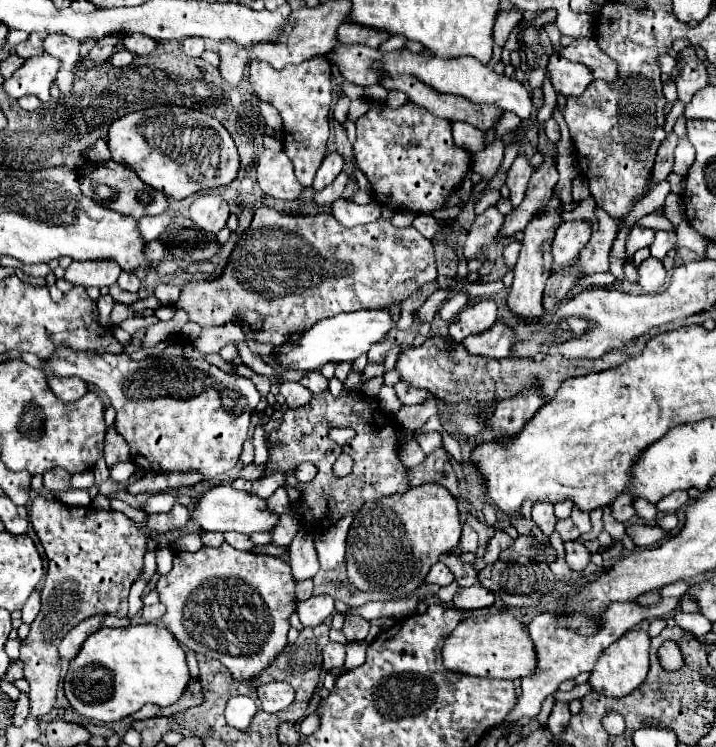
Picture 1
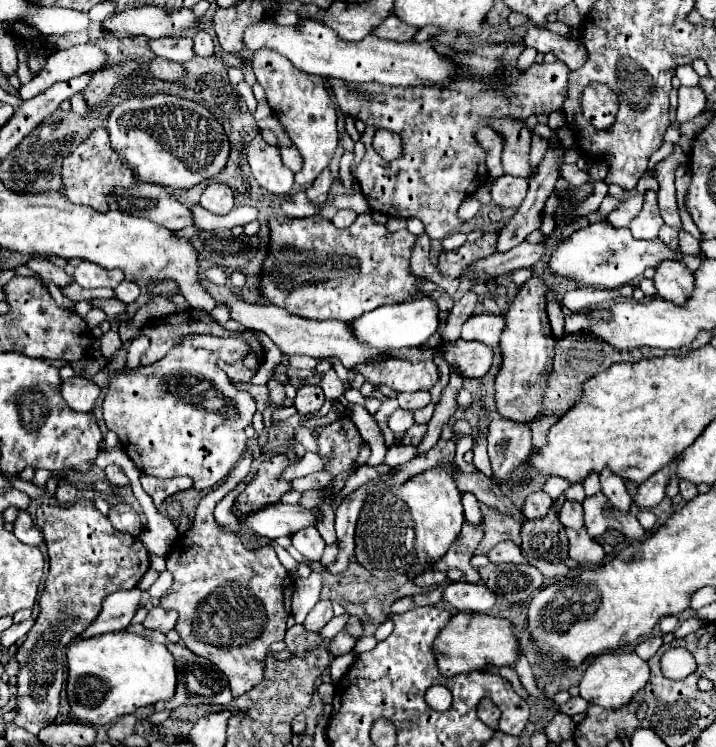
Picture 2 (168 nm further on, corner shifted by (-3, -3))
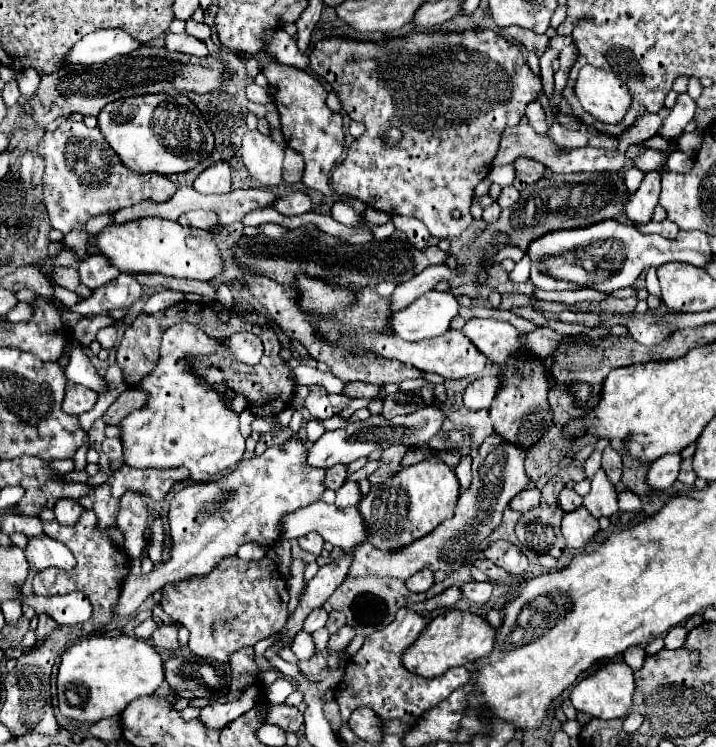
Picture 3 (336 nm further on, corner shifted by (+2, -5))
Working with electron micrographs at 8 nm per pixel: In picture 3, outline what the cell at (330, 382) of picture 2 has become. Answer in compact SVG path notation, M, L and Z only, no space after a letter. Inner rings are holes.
M353 382L353 384L347 386L347 390L345 390L343 394L345 394L345 396L353 396L353 398L373 398L373 396L379 394L381 388L383 388L383 386L371 386L369 382L363 382L363 384Z

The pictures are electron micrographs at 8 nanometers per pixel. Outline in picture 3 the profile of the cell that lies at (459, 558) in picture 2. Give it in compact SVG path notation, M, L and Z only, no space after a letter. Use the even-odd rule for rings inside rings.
M499 434L485 438L479 448L479 454L473 458L473 478L471 486L459 494L455 516L441 522L431 534L411 542L411 546L403 546L403 550L377 550L371 544L363 544L353 552L353 564L349 568L349 576L381 576L381 578L399 578L407 580L421 568L429 568L431 572L445 570L453 572L455 566L461 568L469 564L471 558L477 558L479 544L487 538L503 518L505 506L511 502L515 494L527 488L529 476L523 468L525 452L517 446L507 444Z

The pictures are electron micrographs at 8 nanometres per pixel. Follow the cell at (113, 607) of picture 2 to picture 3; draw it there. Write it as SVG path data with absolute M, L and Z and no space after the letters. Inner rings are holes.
M295 434L291 440L287 440L283 446L267 448L261 456L253 456L249 460L241 460L235 470L215 482L197 482L181 492L177 492L171 498L169 508L169 536L171 536L171 552L169 560L155 566L145 576L129 576L127 582L123 582L123 590L119 596L119 604L115 606L115 618L127 618L139 610L143 600L151 596L153 592L161 590L167 584L175 584L179 580L205 576L209 574L223 558L237 556L237 550L245 542L255 542L259 546L275 546L281 538L281 524L283 514L291 514L303 506L309 506L311 502L321 500L325 492L325 468L315 468L307 464L307 444Z

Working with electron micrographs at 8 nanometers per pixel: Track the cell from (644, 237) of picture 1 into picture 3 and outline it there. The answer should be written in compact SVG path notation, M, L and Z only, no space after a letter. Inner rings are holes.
M647 172L637 192L631 196L629 204L625 206L625 214L635 224L645 224L651 220L653 208L657 206L661 192L661 174L659 172Z

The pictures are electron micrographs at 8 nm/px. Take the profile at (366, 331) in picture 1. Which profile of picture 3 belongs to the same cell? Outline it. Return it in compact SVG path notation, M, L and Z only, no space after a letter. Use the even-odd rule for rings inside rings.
M431 290L393 316L393 330L395 336L417 342L447 332L457 314L459 294L453 294L451 290Z

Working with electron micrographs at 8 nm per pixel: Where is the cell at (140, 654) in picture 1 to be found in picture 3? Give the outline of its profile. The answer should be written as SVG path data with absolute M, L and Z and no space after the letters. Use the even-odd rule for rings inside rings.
M125 634L117 638L81 638L61 656L57 672L59 712L69 720L95 724L103 718L119 716L131 700L155 694L163 678L163 660L159 652L141 638Z

